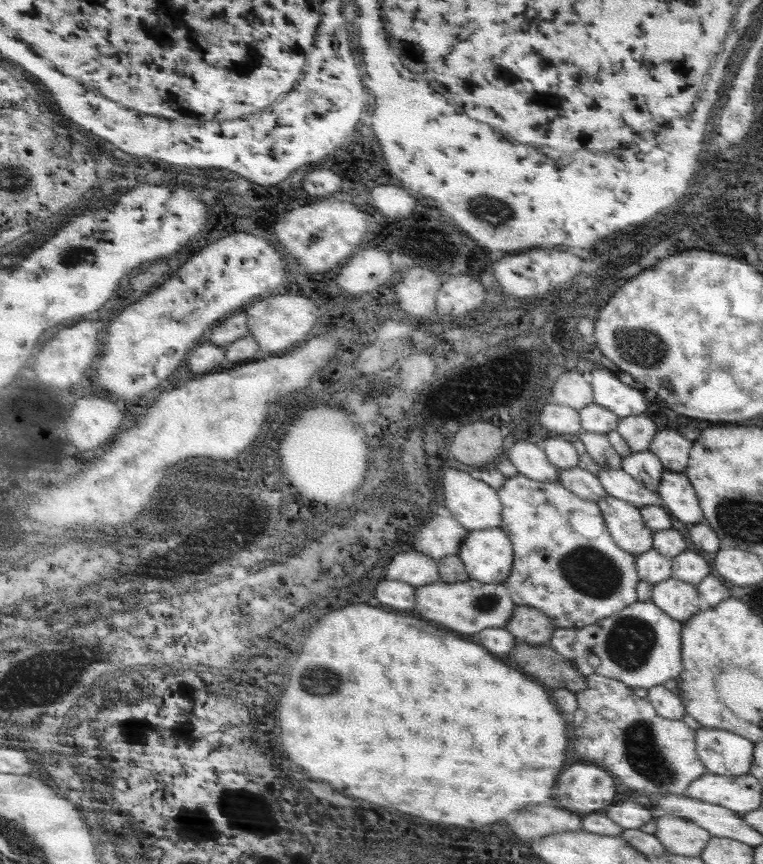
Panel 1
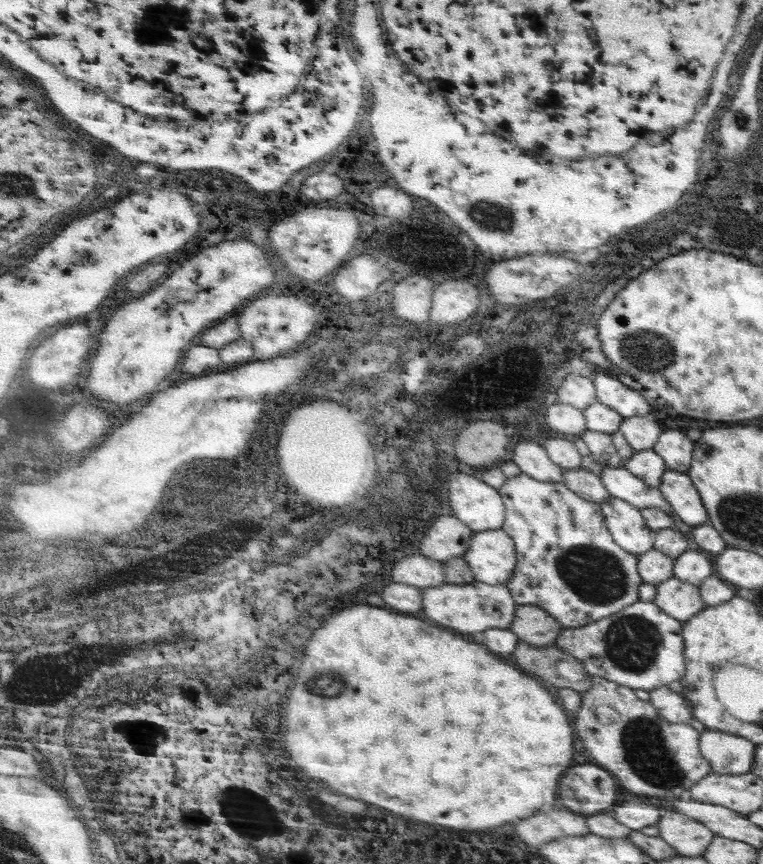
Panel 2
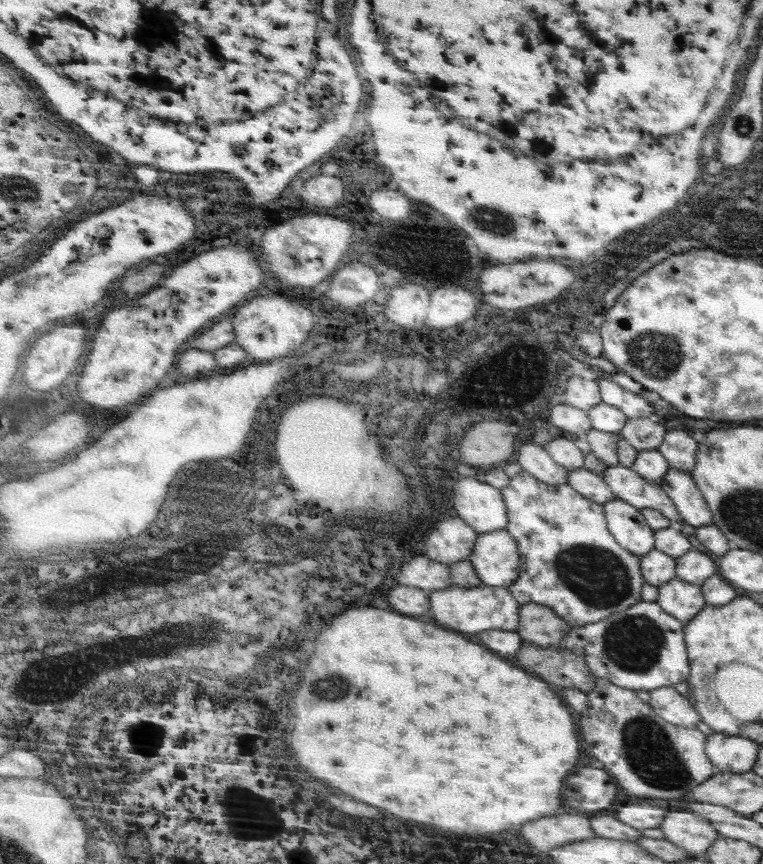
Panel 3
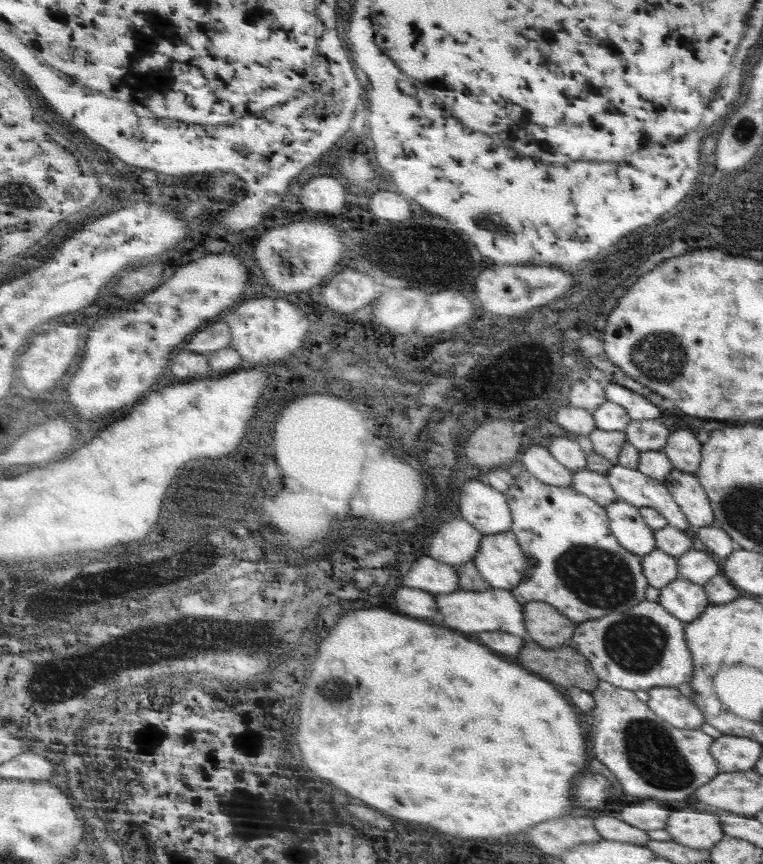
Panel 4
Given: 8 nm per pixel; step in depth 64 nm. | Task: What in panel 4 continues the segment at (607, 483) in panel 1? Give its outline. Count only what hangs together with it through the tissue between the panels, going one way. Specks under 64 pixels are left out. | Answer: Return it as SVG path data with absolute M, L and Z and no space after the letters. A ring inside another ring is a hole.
M617 464L607 472L605 478L621 502L633 504L635 508L647 506L657 510L663 516L663 520L667 520L667 526L679 532L687 532L691 528L685 520L685 514L661 482L655 482L639 470L631 470Z

